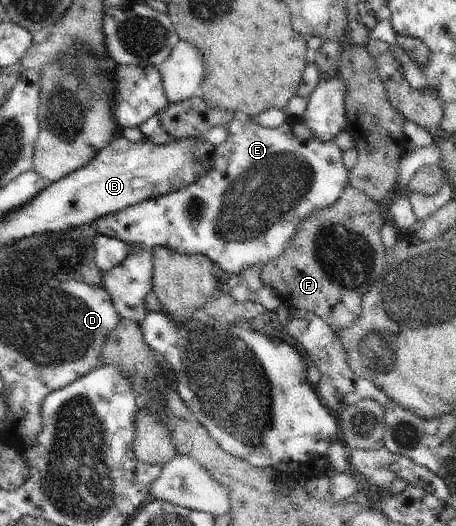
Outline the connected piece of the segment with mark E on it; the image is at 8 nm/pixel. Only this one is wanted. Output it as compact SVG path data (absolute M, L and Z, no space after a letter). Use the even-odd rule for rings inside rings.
M233 118L225 127L228 131L227 139L215 148L212 166L205 177L202 177L199 181L196 181L185 189L143 201L143 203L138 203L129 208L122 209L121 212L102 217L95 222L97 231L130 245L130 252L119 265L109 271L100 272L100 285L105 288L105 291L109 292L109 295L112 297L115 311L119 314L120 318L133 320L139 324L148 314L144 306L144 299L151 290L151 261L152 251L155 246L167 246L183 255L201 254L207 256L213 263L219 265L225 273L239 274L240 271L246 267L263 267L268 261L277 257L285 249L287 240L293 237L299 224L306 217L309 217L312 213L318 212L320 209L331 207L331 205L341 197L344 189L349 185L350 173L343 163L342 151L335 145L334 140L321 141L318 137L315 137L315 134L307 134L305 123L302 119L288 118L285 120L285 123L282 123L279 127L268 128L255 123L255 120L252 120L252 118L248 118L246 121Z

